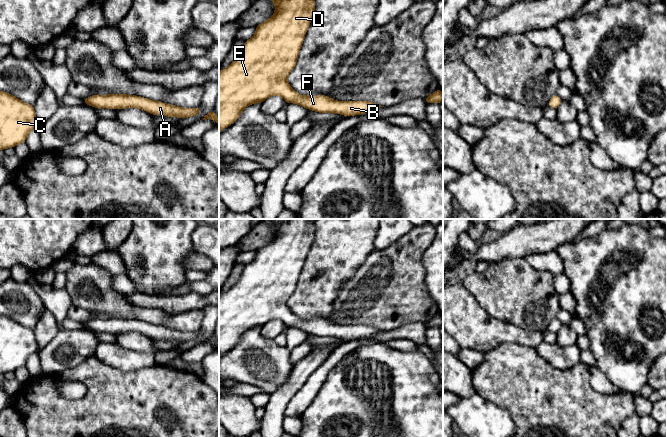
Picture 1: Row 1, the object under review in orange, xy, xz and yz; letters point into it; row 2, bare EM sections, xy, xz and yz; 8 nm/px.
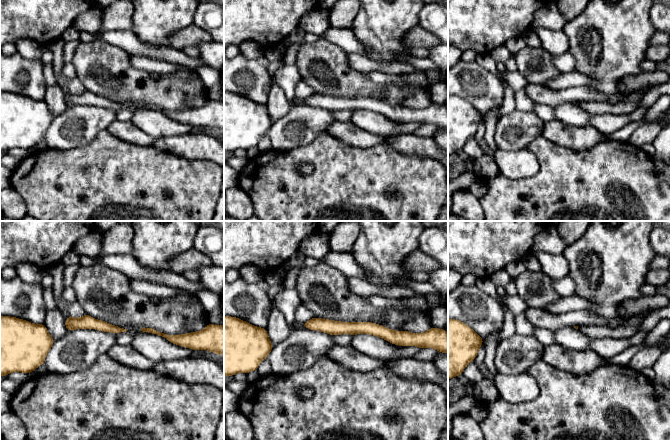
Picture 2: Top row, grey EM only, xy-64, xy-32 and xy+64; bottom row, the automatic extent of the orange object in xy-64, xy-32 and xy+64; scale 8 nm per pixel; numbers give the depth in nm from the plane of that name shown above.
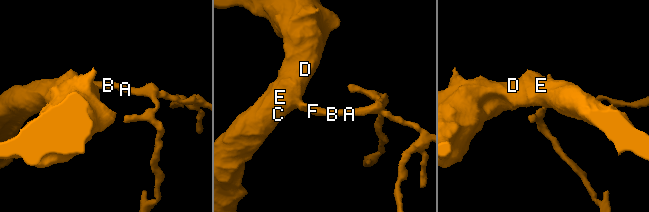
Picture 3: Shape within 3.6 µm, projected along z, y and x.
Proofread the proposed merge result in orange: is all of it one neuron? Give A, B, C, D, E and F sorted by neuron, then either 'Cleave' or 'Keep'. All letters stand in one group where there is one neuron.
Groups: A B C D E F. Keep

